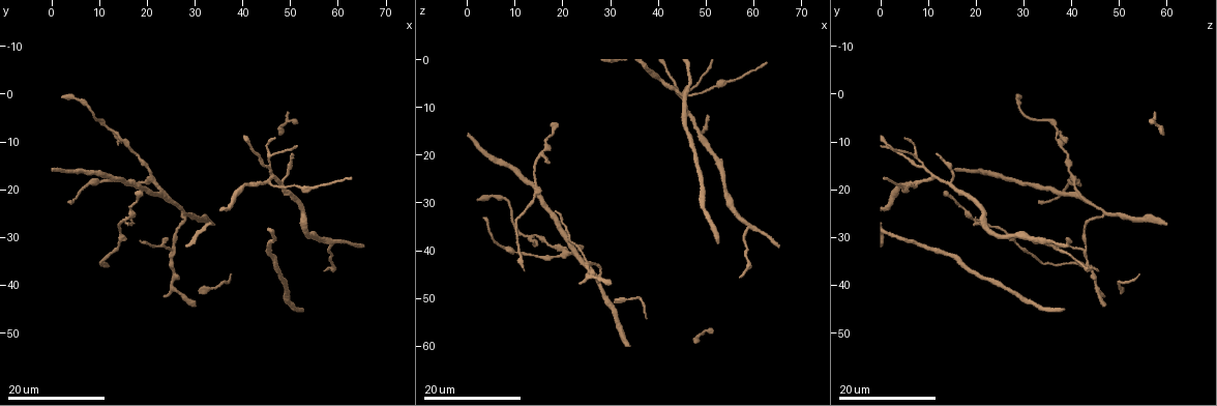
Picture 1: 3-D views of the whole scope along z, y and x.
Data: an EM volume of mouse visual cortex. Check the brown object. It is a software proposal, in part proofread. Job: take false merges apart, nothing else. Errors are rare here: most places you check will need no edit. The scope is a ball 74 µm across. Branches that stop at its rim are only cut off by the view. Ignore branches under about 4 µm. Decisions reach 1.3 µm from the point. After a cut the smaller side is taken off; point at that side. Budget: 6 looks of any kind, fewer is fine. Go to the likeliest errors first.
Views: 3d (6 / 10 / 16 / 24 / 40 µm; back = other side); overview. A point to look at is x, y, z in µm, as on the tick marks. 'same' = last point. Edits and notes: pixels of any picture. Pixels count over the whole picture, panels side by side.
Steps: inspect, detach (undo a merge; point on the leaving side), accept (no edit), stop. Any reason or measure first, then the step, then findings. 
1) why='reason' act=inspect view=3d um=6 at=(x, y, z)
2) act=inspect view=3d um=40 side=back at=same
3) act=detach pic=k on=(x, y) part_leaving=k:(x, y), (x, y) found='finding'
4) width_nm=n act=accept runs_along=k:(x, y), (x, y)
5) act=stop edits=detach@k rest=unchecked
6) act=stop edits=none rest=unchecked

why='thin arm on a thick one' act=inspect view=3d um=16 at=(45.5, 15.5, 8.5)

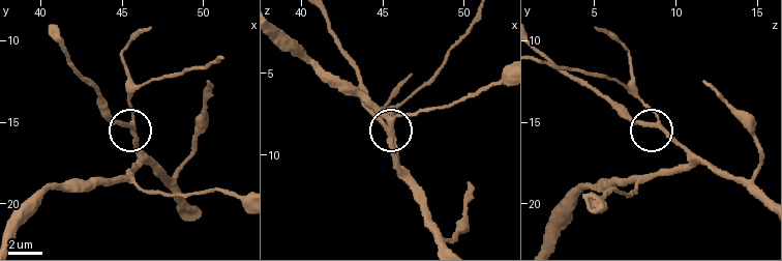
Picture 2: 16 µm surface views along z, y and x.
act=inspect view=3d um=6 at=(45.5, 15.0, 8.7)

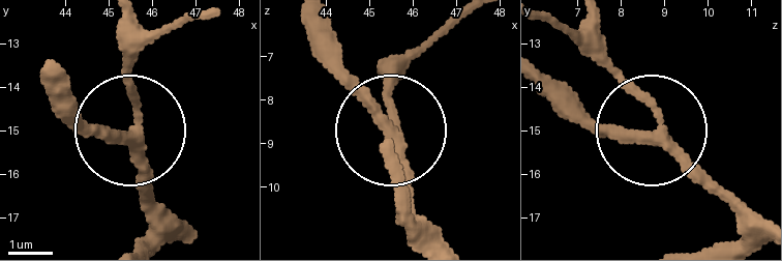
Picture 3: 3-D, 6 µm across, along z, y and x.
arms=3 act=accept runs_along=3:(757, 231), (657, 146), (645, 102), (582, 38) found='continuous, no second neuron'

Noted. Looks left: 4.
act=inspect view=3d um=16 at=(14.5, 30.5, 28.0)

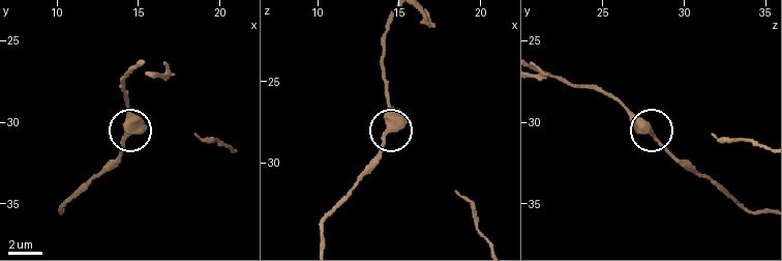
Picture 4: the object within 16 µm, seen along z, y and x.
why='zoom in' act=inspect view=3d um=6 at=(14.6, 30.5, 27.8)

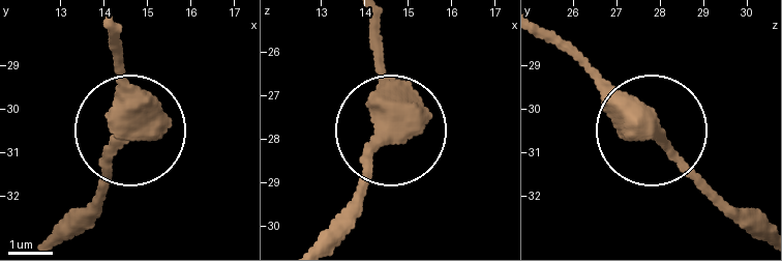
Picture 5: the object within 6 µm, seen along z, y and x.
side_arm_um=20 act=accept found='continuous, no second neuron'

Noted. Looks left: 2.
act=inspect view=3d um=24 at=(22.5, 20.5, 41.0)

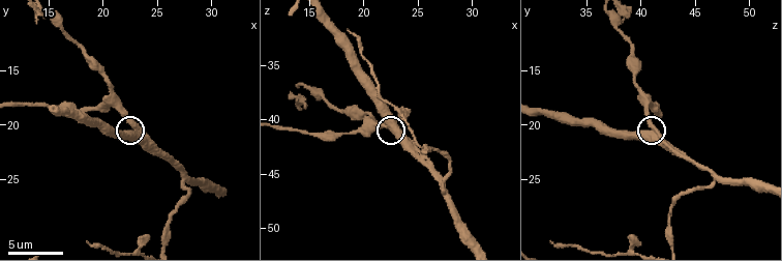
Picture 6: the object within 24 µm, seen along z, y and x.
act=inspect view=3d um=6 at=(22.6, 20.2, 41.0)

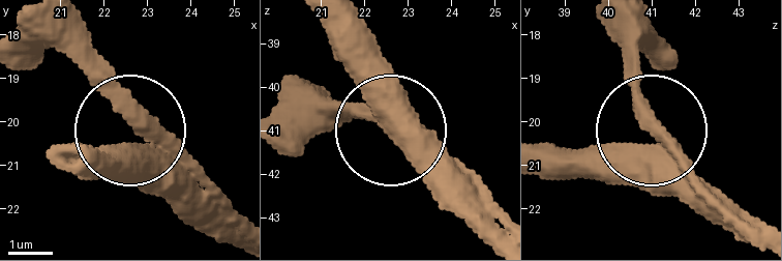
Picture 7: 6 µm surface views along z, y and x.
side_arm_um=37 act=accept runs_along=7:(238, 231), (30, 24) found='continuous, no second neuron'

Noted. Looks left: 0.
act=stop edits=none rest=unchecked

